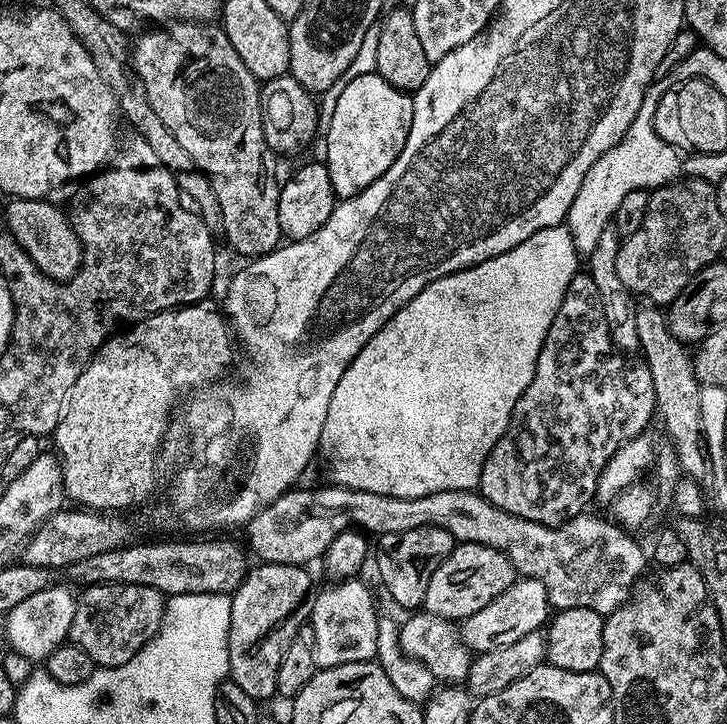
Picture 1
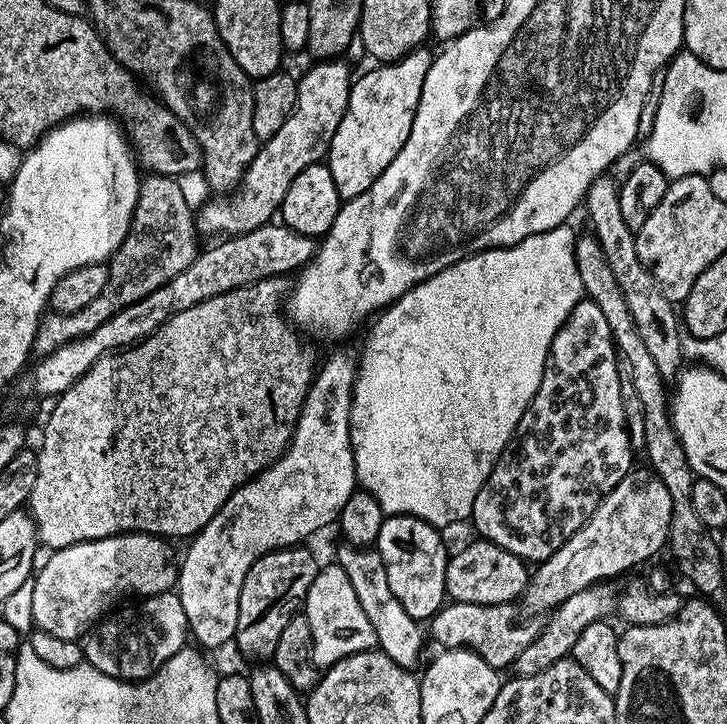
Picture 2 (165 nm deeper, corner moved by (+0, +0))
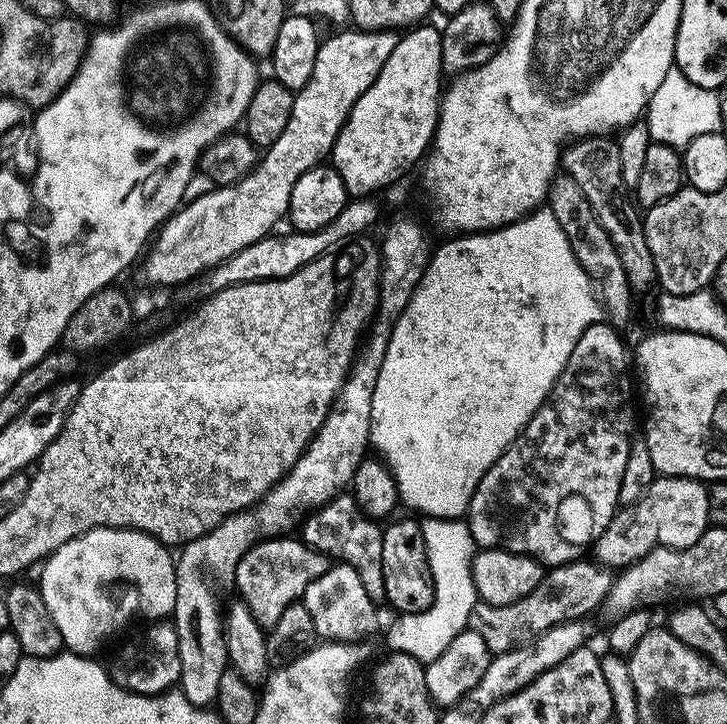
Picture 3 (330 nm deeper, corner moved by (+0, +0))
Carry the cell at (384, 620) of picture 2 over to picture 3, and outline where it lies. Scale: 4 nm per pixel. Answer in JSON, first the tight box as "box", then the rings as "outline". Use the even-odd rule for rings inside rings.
{"box":[302,494,384,602],"outline":[[[350,494],[336,496],[320,508],[315,509],[303,521],[302,539],[311,548],[317,548],[323,556],[333,561],[349,564],[358,570],[358,578],[362,578],[362,586],[366,586],[366,594],[380,602],[384,600],[384,579],[382,578],[382,538],[384,528],[377,521],[364,515],[364,511],[354,502]]]}

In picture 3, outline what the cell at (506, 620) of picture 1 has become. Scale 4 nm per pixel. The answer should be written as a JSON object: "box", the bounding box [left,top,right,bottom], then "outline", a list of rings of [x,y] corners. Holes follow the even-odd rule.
{"box":[594,475,708,570],"outline":[[[657,475],[656,481],[633,504],[625,503],[594,541],[595,563],[608,570],[623,570],[655,548],[689,548],[702,538],[708,522],[708,489],[688,476]]]}

